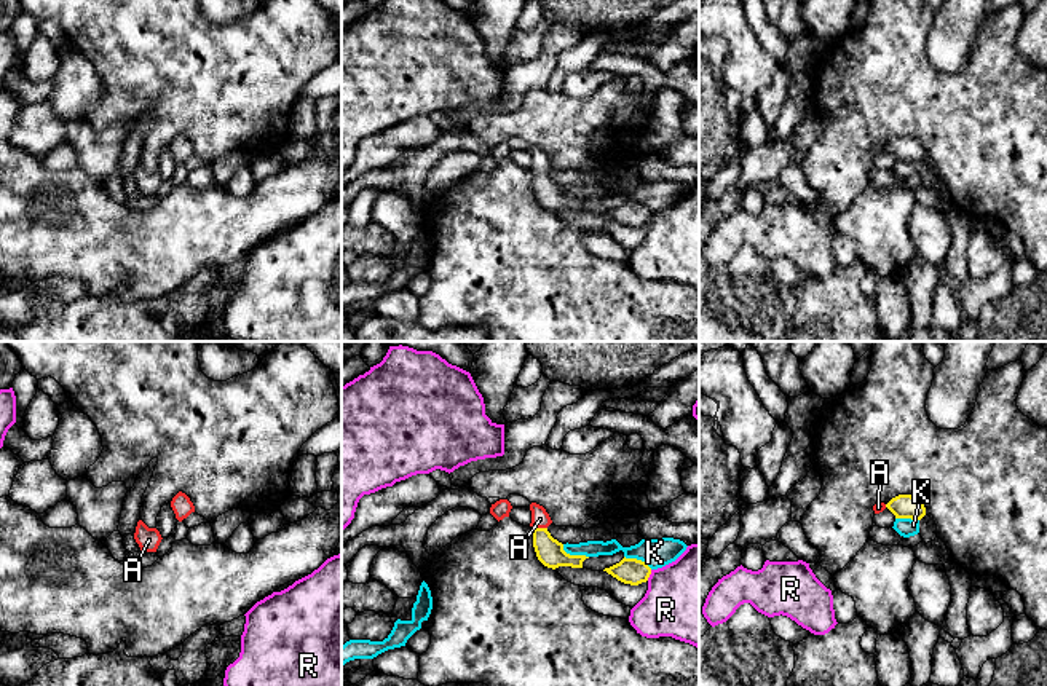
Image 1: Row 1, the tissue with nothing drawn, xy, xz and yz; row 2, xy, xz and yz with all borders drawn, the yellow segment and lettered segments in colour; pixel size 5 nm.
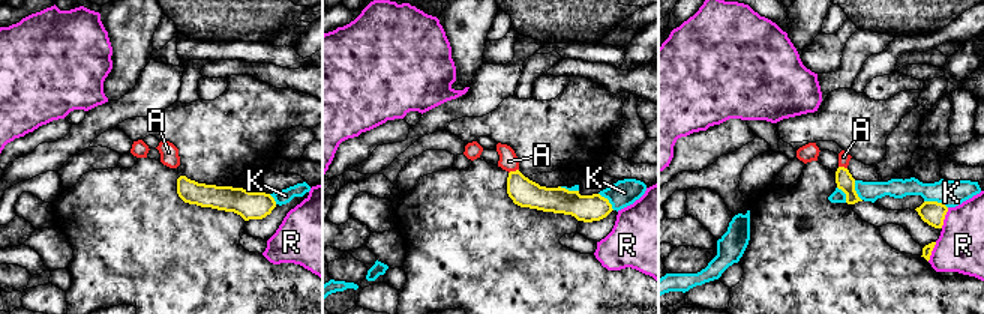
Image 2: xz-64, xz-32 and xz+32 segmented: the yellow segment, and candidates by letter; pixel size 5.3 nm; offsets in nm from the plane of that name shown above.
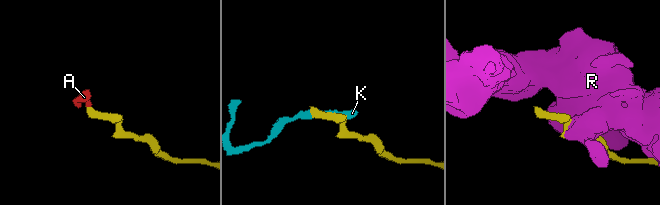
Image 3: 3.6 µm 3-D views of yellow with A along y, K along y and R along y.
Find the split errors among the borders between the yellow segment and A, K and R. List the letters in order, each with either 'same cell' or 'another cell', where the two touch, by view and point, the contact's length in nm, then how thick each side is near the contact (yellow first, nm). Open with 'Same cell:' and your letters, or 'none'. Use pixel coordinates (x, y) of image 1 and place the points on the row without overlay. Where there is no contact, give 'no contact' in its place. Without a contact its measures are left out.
Same cell: A
A: same cell; meets yellow in xz at (540, 171); contact 80 nm long; 140 nm thick on the yellow side, 100 nm on the other
K: another cell; meets yellow in xz at (573, 198); contact 150 nm long; 140 nm thick on the yellow side, 80 nm on the other
R: another cell; meets yellow in xz at (650, 216); contact 60 nm long; 130 nm thick on the yellow side, 420 nm on the other

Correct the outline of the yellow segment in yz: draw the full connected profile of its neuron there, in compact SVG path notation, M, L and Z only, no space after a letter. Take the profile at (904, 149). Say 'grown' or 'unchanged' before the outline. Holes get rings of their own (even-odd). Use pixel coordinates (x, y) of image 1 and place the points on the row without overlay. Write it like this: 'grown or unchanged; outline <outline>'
unchanged; outline M899 137L892 140L886 150L895 158L895 161L921 163L926 158L923 144L911 137Z

